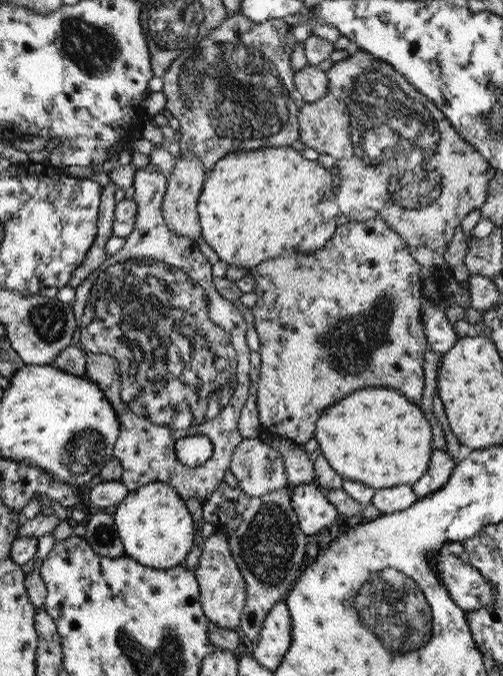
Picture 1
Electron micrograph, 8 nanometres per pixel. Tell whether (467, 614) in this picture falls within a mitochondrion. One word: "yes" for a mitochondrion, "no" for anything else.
no

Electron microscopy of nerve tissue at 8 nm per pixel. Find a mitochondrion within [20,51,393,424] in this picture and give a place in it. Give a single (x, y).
(49, 321)

